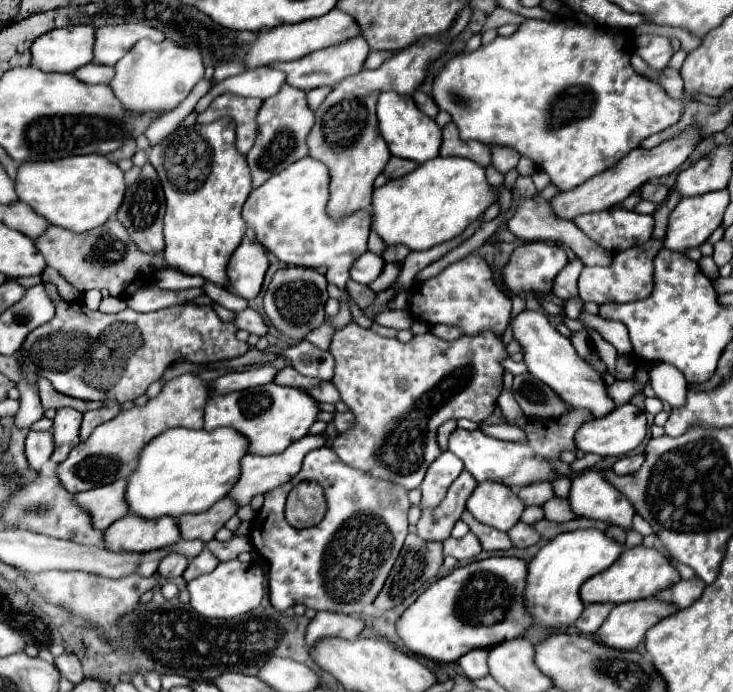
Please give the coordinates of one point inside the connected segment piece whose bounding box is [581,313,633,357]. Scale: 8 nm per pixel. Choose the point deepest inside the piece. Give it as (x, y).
(616, 333)

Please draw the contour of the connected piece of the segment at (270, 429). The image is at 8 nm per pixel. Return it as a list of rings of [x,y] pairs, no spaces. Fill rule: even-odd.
[[[267,383],[253,389],[211,397],[205,405],[203,429],[213,431],[217,427],[233,427],[241,435],[245,435],[249,453],[273,455],[285,451],[293,441],[305,437],[309,427],[315,423],[317,411],[317,401],[313,401],[313,397],[309,397],[301,389]]]

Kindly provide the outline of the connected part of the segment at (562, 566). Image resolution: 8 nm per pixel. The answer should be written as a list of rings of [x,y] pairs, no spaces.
[[[579,529],[557,535],[553,541],[545,543],[527,567],[527,587],[525,587],[525,611],[535,625],[543,629],[569,627],[581,615],[585,603],[579,597],[579,587],[593,575],[607,569],[619,555],[623,547],[613,539],[605,537],[597,529]]]

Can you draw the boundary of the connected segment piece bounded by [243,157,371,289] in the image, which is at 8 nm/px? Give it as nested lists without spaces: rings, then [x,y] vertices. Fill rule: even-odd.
[[[303,157],[249,193],[243,205],[243,219],[259,235],[257,241],[279,261],[311,269],[327,267],[327,281],[345,289],[349,267],[367,251],[371,217],[367,211],[345,215],[339,221],[329,217],[329,181],[329,169],[321,161]]]

